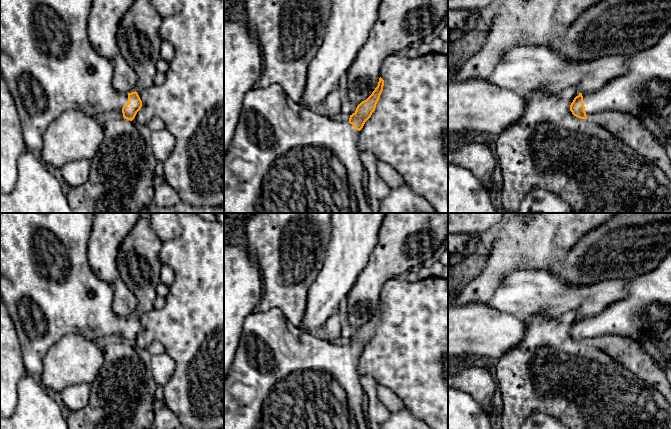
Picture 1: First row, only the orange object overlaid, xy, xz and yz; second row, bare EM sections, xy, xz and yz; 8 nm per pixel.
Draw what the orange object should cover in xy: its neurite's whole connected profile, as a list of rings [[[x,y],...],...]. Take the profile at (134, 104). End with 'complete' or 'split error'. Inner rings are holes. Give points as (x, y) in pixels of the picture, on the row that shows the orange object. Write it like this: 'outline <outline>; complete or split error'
outline [[[0,0],[0,74],[3,76],[15,102],[20,122],[22,135],[28,150],[37,153],[42,149],[43,136],[48,126],[67,110],[78,110],[88,116],[105,117],[112,111],[123,115],[124,119],[132,121],[142,107],[138,93],[123,93],[116,91],[112,86],[113,62],[99,55],[93,48],[87,33],[88,17],[92,0]]]; split error

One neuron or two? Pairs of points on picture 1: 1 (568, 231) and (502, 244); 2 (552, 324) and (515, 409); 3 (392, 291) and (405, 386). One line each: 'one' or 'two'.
1: one
2: one
3: one

